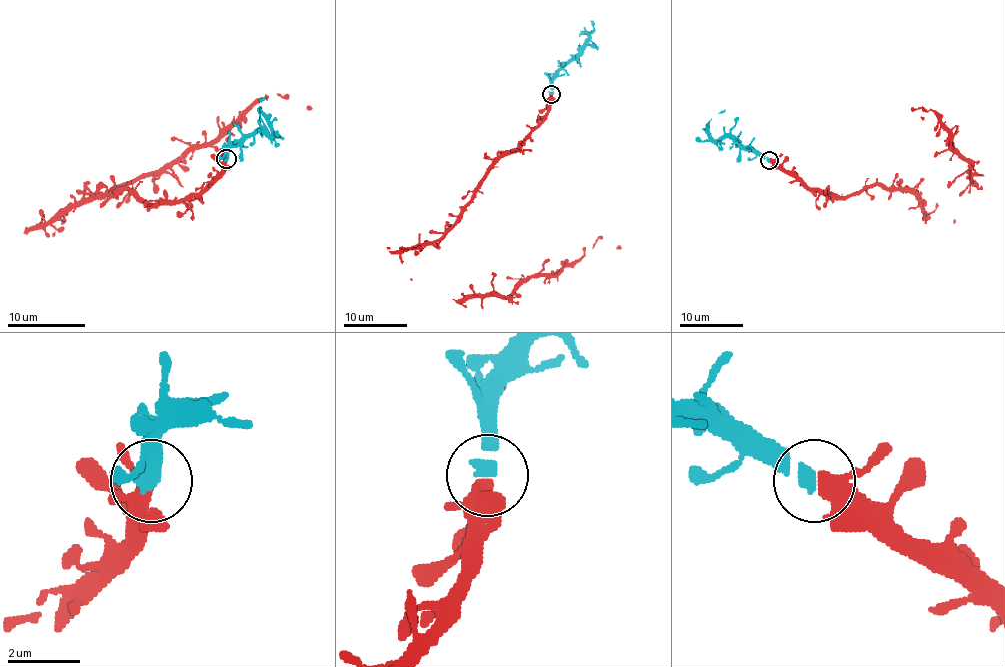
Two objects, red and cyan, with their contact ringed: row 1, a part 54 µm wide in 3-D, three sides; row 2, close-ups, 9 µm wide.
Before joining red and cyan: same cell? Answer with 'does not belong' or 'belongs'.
belongs

